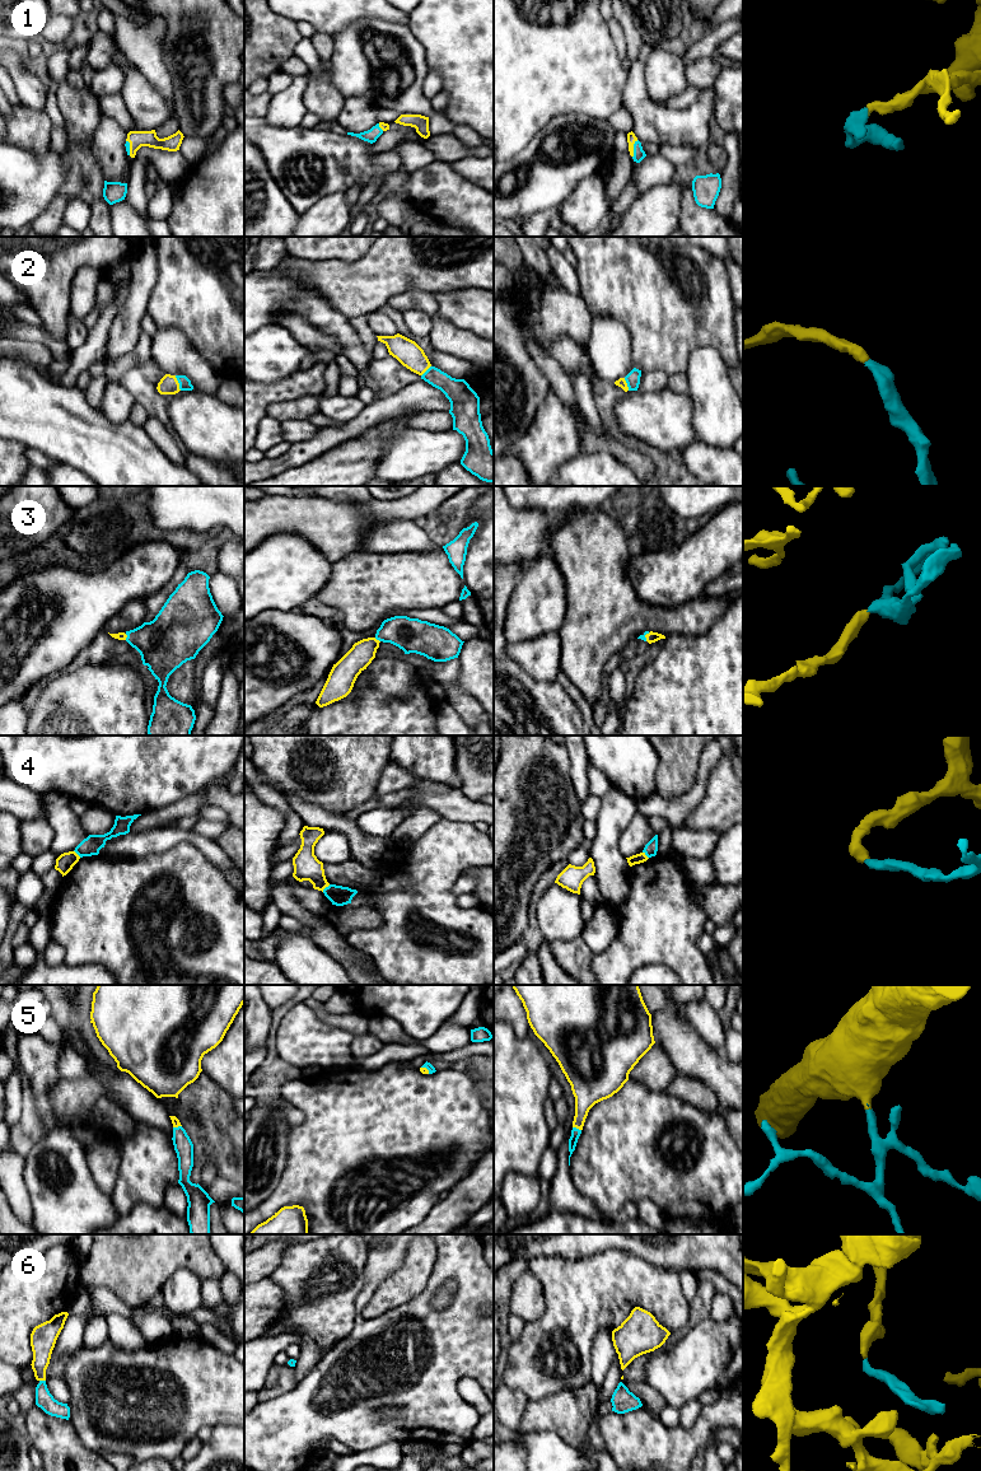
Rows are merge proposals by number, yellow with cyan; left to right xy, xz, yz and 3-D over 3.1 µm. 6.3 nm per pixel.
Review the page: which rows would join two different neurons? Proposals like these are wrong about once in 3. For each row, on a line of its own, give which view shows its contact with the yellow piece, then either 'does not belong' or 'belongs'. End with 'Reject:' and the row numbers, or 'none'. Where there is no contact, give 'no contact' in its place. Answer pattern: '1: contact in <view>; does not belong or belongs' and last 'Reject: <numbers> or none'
1: contact in yz; belongs
2: contact in xy; belongs
3: contact in xz; belongs
4: contact in xz; does not belong
5: contact in yz; belongs
6: contact in xy; belongs
Reject: 4

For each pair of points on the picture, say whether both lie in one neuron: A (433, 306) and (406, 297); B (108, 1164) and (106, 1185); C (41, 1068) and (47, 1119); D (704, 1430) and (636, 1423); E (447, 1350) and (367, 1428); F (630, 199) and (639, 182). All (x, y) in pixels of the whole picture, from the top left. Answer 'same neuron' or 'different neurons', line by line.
A: same neuron
B: same neuron
C: same neuron
D: same neuron
E: same neuron
F: same neuron

